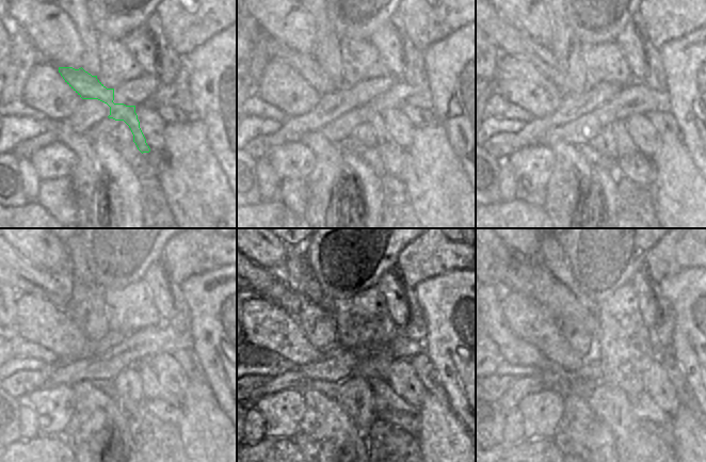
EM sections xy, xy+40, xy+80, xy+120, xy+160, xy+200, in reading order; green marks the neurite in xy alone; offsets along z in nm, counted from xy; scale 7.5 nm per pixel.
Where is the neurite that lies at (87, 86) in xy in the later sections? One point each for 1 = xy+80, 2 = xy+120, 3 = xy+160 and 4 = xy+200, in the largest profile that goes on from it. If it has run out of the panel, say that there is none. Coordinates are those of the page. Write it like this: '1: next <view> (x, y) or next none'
1: next xy+80 (507, 40)
2: next xy+120 (20, 274)
3: next xy+160 (258, 267)
4: next xy+200 (497, 258)

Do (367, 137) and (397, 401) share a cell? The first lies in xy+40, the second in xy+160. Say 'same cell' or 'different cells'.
different cells

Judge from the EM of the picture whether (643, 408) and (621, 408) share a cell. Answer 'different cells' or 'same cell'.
different cells

